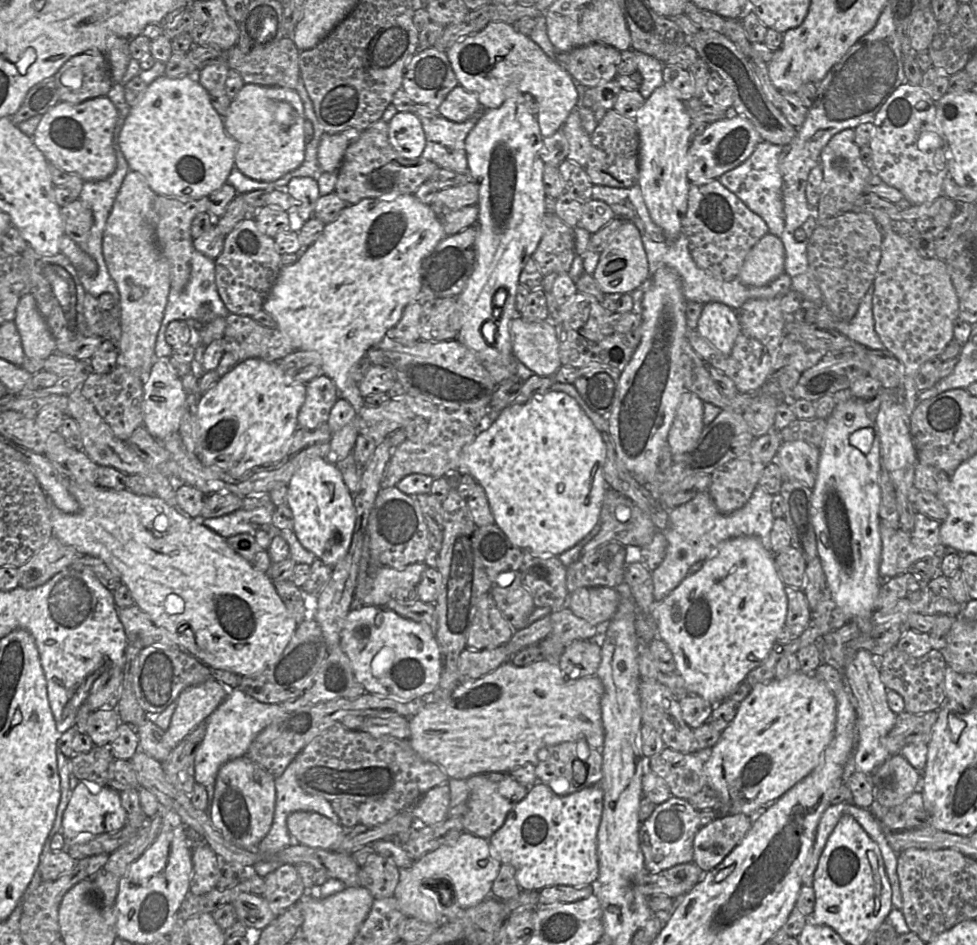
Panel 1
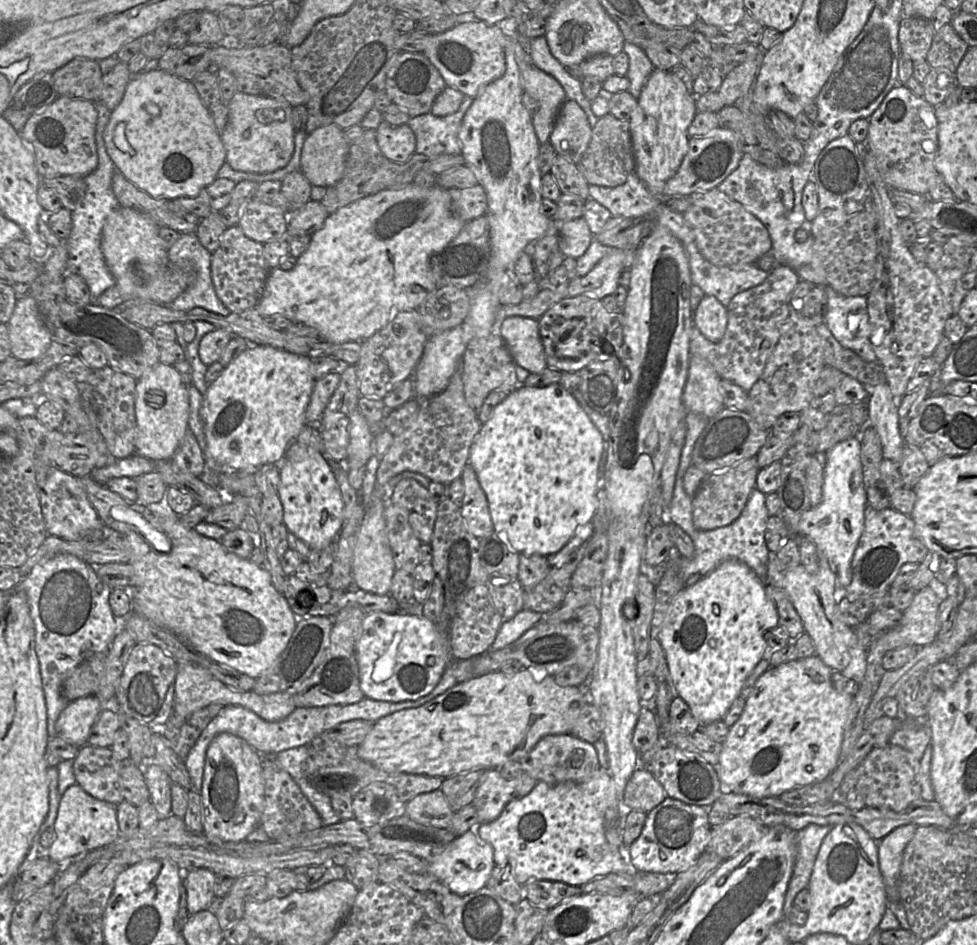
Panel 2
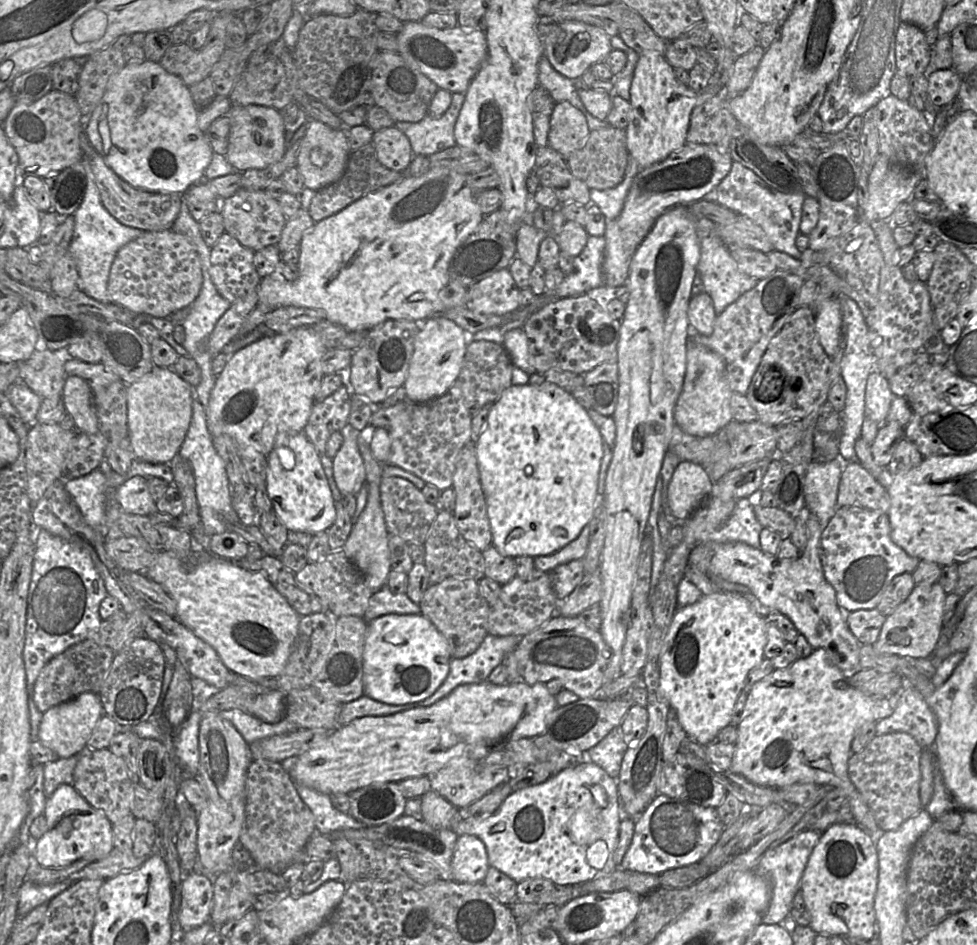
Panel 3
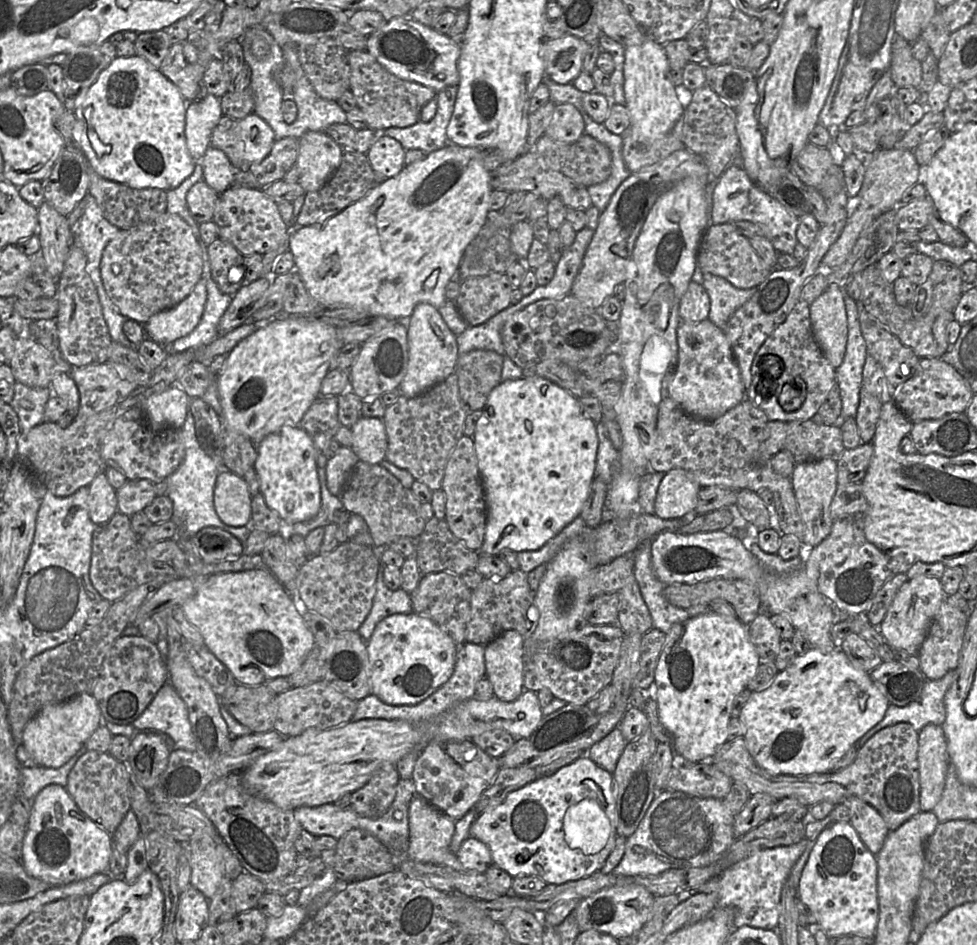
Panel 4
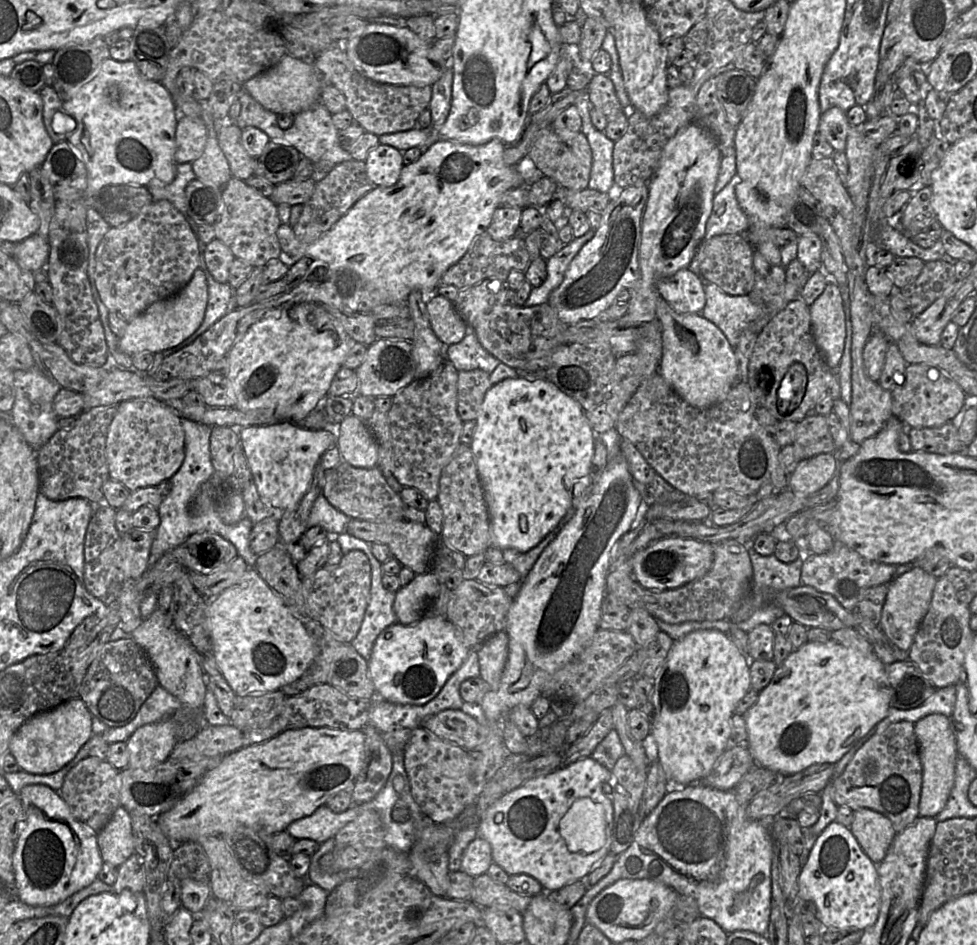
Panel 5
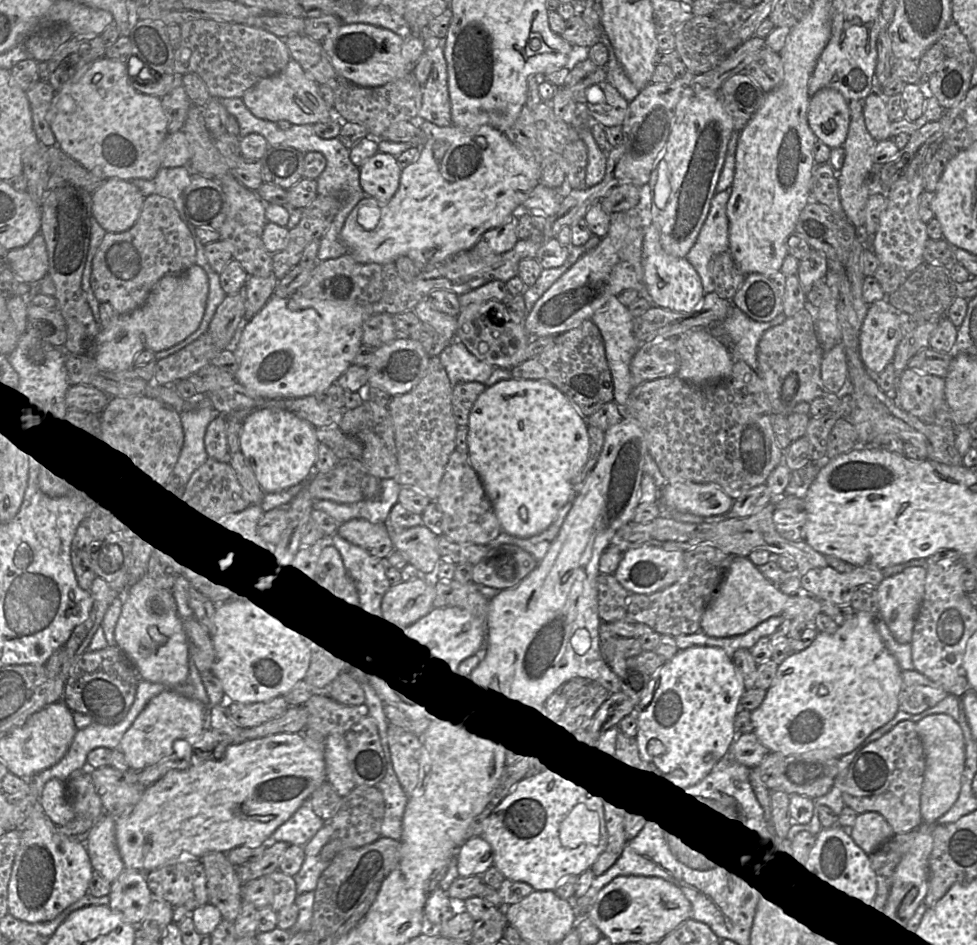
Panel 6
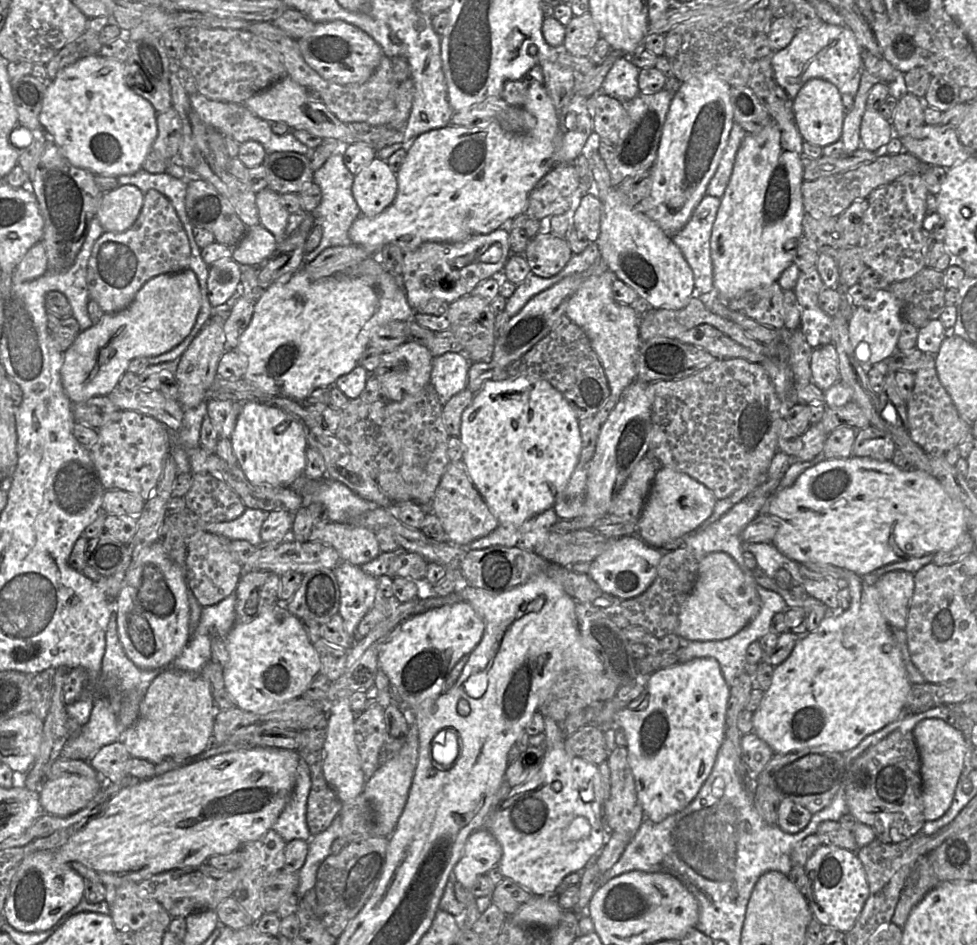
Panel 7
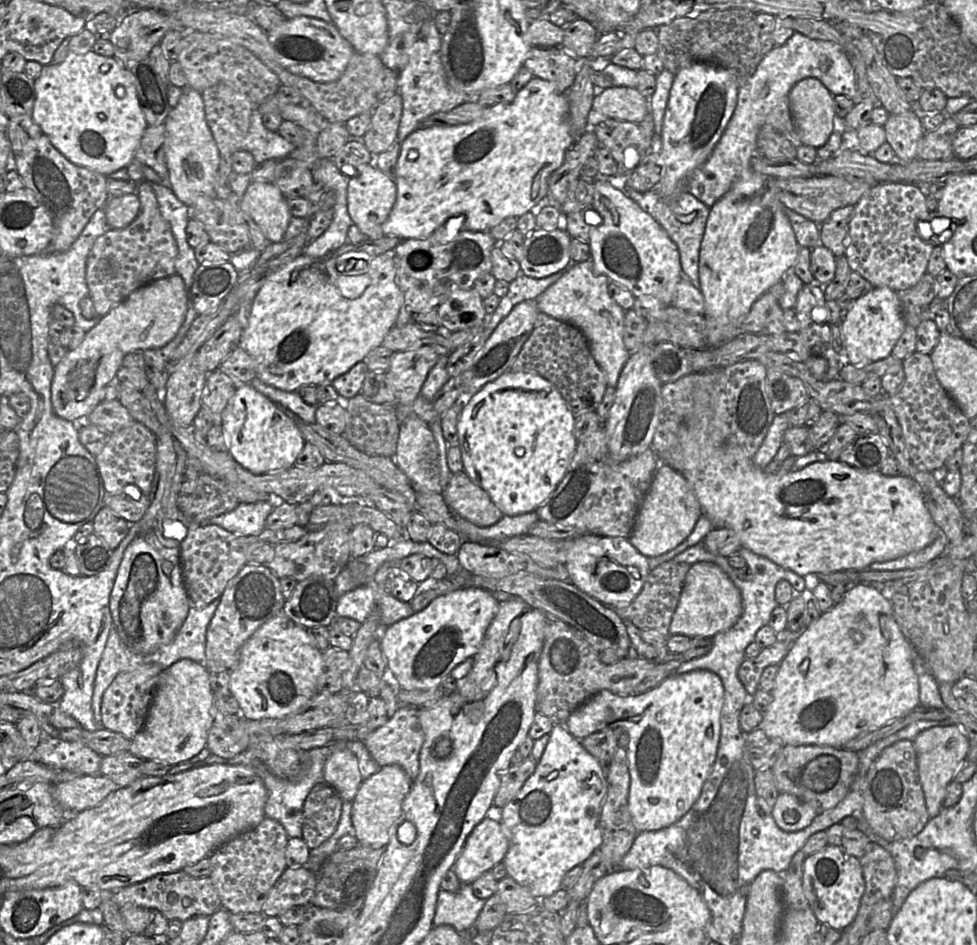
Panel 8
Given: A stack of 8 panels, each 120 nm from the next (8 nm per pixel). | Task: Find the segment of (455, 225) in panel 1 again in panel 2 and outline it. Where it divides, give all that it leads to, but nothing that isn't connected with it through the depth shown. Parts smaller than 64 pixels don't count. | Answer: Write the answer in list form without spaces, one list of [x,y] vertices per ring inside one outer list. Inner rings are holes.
[[[475,186],[448,189],[454,213],[465,223],[485,215],[488,208],[487,195],[484,188]]]

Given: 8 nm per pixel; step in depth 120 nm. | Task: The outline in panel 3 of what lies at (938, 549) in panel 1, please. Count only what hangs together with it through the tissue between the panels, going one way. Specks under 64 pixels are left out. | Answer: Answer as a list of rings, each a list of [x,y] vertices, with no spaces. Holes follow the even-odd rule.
[[[857,506],[839,507],[820,539],[819,556],[824,577],[834,588],[840,609],[853,612],[876,608],[895,576],[912,573],[920,560],[907,554],[890,536],[888,514]]]

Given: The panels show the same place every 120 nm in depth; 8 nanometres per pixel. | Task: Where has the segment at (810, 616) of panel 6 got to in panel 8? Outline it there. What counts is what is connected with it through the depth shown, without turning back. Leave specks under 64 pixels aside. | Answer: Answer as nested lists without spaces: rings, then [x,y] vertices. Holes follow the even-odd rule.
[[[697,562],[691,565],[686,575],[669,633],[691,639],[713,638],[717,633],[730,629],[742,612],[742,595],[731,578],[712,562]]]

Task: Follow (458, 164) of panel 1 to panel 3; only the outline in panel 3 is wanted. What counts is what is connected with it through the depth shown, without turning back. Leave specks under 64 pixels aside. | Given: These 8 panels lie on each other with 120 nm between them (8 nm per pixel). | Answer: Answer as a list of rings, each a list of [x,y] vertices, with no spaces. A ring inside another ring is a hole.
[[[452,93],[451,104],[440,118],[426,115],[419,122],[395,122],[409,138],[414,155],[430,156],[456,145],[454,129],[464,101],[465,94]]]

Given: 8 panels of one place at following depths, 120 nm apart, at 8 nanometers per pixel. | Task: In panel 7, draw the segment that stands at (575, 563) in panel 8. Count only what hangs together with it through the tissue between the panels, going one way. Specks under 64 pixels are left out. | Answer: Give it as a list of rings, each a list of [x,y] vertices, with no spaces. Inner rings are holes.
[[[636,535],[620,537],[590,563],[587,574],[604,592],[621,599],[635,598],[644,593],[657,576],[663,557],[659,549],[649,546]]]

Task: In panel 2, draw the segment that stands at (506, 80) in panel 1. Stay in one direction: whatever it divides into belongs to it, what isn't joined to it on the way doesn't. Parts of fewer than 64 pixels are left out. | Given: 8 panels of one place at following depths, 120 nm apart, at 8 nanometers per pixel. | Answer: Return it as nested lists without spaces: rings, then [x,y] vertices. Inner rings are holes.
[[[477,20],[456,24],[445,32],[431,35],[423,53],[439,70],[447,86],[475,98],[484,86],[504,75],[505,45],[506,36],[498,25]],[[532,59],[519,63],[521,87],[534,96],[539,109],[533,116],[533,126],[540,144],[549,142],[559,110],[567,100],[561,84],[537,68]]]

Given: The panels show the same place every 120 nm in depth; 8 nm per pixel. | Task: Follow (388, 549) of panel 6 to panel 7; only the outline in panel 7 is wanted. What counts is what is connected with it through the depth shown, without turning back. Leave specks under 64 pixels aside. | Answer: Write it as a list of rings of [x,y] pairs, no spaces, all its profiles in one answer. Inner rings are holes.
[[[320,522],[313,527],[309,540],[332,545],[341,560],[357,565],[371,561],[381,552],[373,530],[348,523]]]

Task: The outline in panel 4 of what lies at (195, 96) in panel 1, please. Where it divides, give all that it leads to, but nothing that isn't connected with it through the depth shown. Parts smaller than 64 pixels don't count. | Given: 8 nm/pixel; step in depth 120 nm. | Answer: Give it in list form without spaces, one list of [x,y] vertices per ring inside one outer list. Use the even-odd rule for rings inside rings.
[[[139,56],[116,57],[98,76],[97,80],[91,85],[87,91],[83,101],[73,111],[74,116],[82,124],[81,136],[79,144],[82,153],[88,163],[100,176],[126,184],[132,188],[159,188],[165,191],[174,189],[179,186],[187,177],[189,177],[195,168],[195,160],[191,157],[185,138],[185,119],[186,119],[186,101],[181,96],[178,88],[165,77],[159,69],[156,69],[148,61]]]

